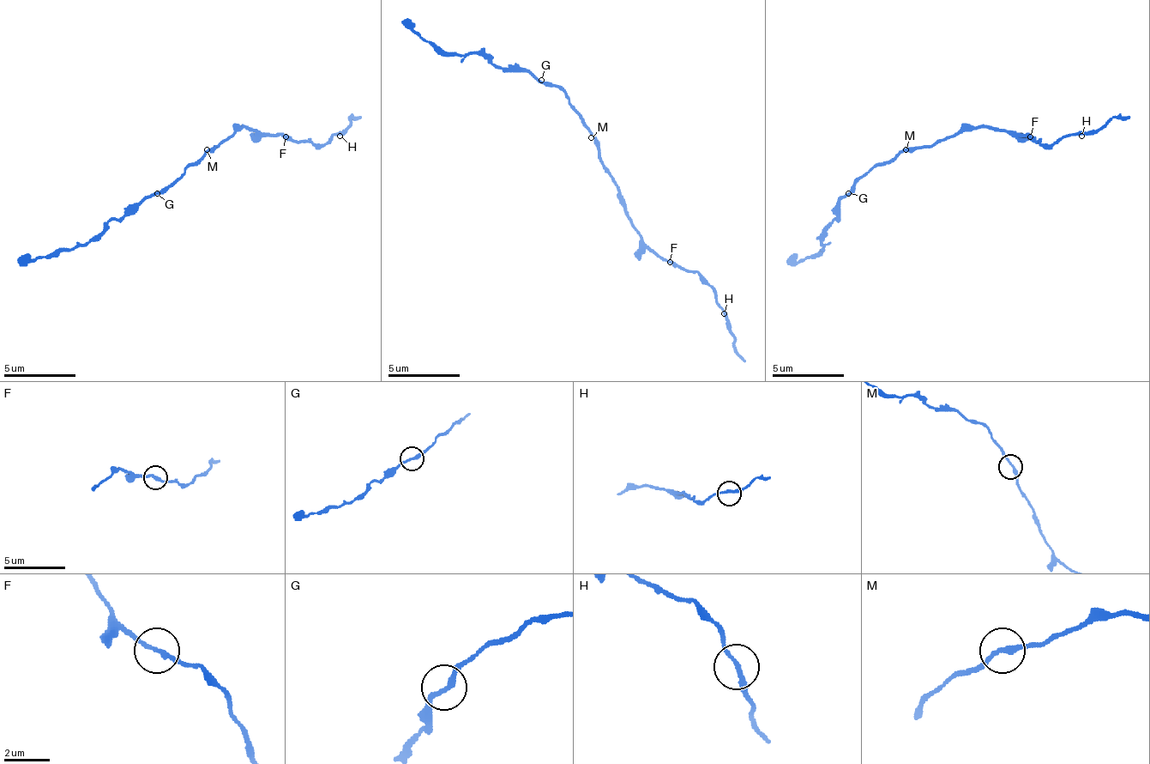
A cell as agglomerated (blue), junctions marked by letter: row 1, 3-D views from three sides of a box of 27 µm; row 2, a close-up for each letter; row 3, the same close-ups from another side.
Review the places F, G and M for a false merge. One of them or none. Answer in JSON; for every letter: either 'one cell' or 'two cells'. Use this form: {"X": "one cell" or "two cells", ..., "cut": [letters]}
{"F": "one cell", "G": "one cell", "M": "one cell", "cut": []}

